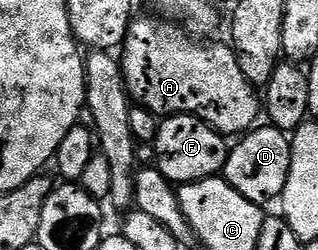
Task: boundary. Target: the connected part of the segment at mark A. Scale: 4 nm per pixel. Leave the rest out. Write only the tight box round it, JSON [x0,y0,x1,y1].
[121,16,261,138]

